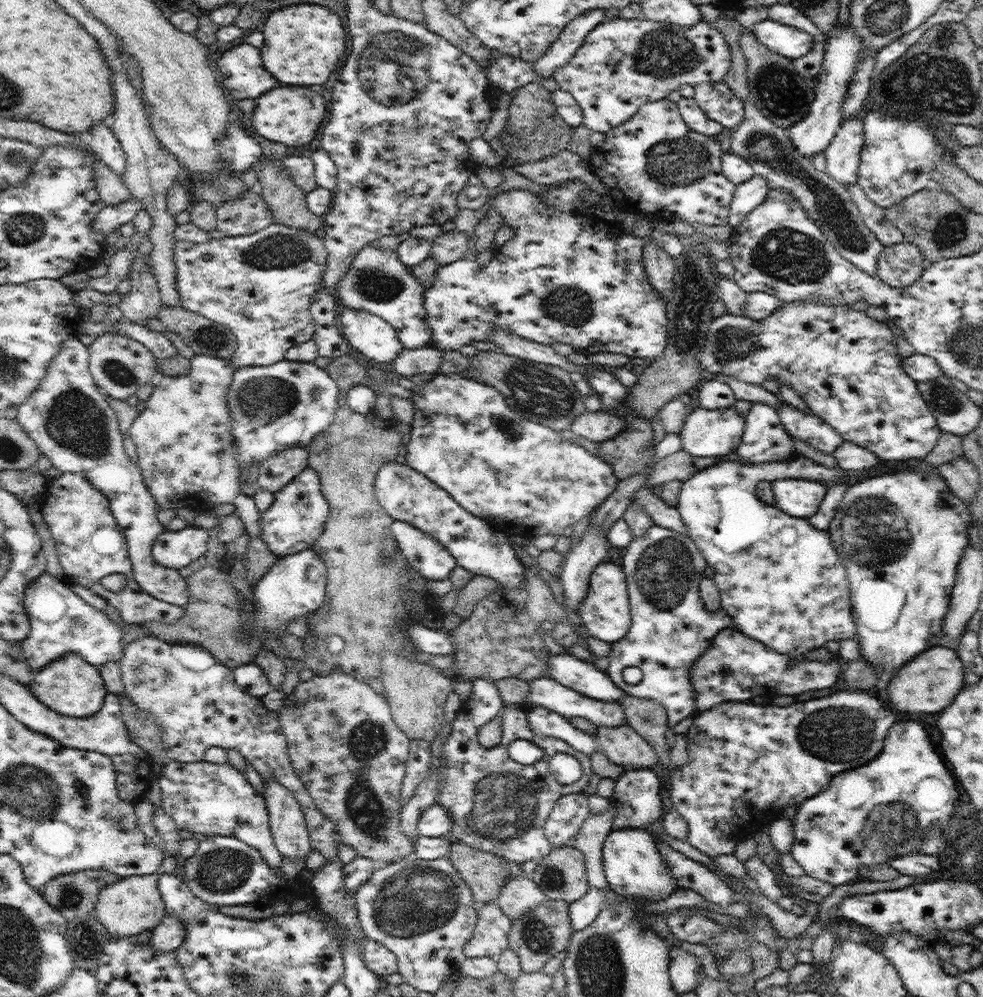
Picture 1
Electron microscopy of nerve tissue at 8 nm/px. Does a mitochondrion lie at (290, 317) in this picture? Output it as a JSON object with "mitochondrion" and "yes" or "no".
{"mitochondrion":"no"}

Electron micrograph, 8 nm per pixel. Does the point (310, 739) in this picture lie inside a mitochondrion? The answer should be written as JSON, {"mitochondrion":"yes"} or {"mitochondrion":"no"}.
{"mitochondrion":"no"}

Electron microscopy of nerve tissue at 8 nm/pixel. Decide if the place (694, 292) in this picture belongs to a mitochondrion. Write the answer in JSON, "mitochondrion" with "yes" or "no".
{"mitochondrion":"yes"}

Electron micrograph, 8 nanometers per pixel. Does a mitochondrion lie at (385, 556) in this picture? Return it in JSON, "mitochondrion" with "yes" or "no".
{"mitochondrion":"yes"}

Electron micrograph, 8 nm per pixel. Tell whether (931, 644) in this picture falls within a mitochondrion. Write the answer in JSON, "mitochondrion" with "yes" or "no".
{"mitochondrion":"no"}

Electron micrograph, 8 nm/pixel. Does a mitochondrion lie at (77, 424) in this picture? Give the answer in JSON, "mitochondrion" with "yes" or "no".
{"mitochondrion":"yes"}

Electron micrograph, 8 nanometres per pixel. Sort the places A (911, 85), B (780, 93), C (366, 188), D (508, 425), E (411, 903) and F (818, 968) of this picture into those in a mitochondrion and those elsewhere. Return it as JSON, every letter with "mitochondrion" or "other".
{"A":"mitochondrion","B":"mitochondrion","C":"other","D":"mitochondrion","E":"mitochondrion","F":"other"}

